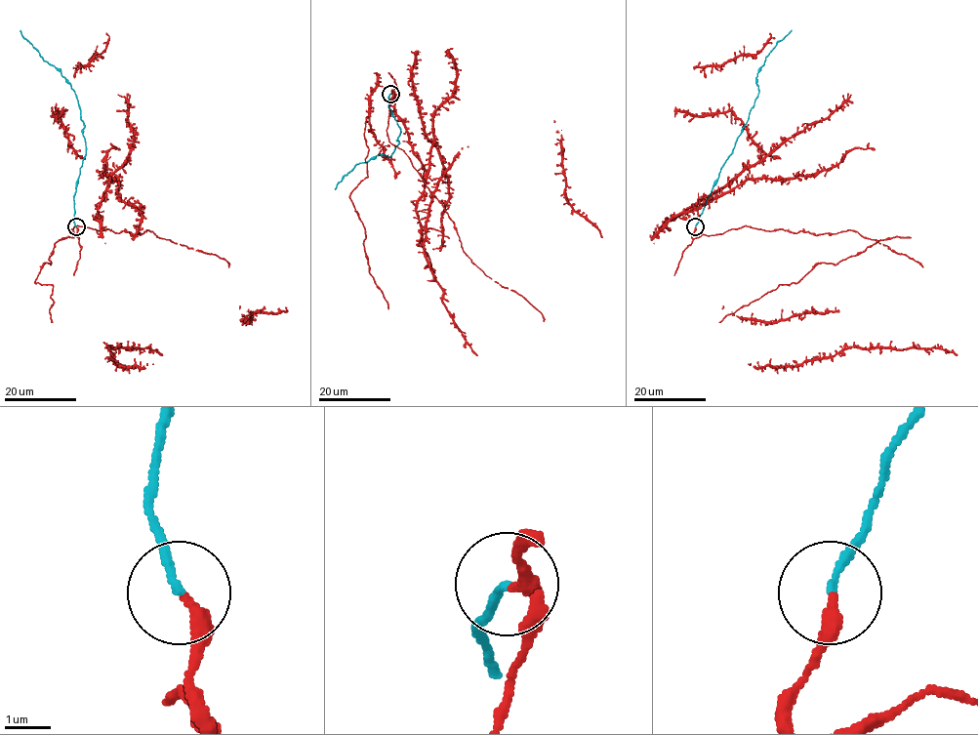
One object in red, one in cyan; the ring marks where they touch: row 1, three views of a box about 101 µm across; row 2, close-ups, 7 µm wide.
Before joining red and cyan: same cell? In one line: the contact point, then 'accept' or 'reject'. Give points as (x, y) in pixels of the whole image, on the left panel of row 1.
(76, 226) | accept

